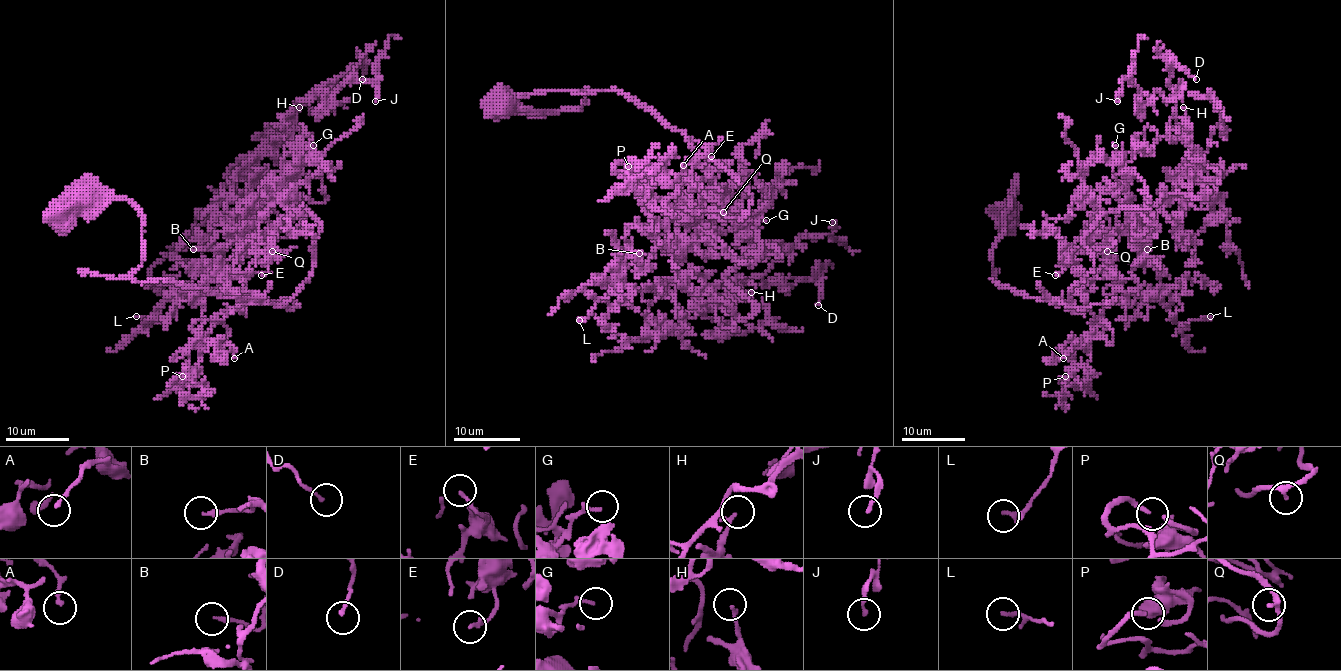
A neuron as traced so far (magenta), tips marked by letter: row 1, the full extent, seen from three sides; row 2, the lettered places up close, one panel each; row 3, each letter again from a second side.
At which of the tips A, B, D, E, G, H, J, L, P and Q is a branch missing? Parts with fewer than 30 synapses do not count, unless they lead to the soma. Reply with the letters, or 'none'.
none

